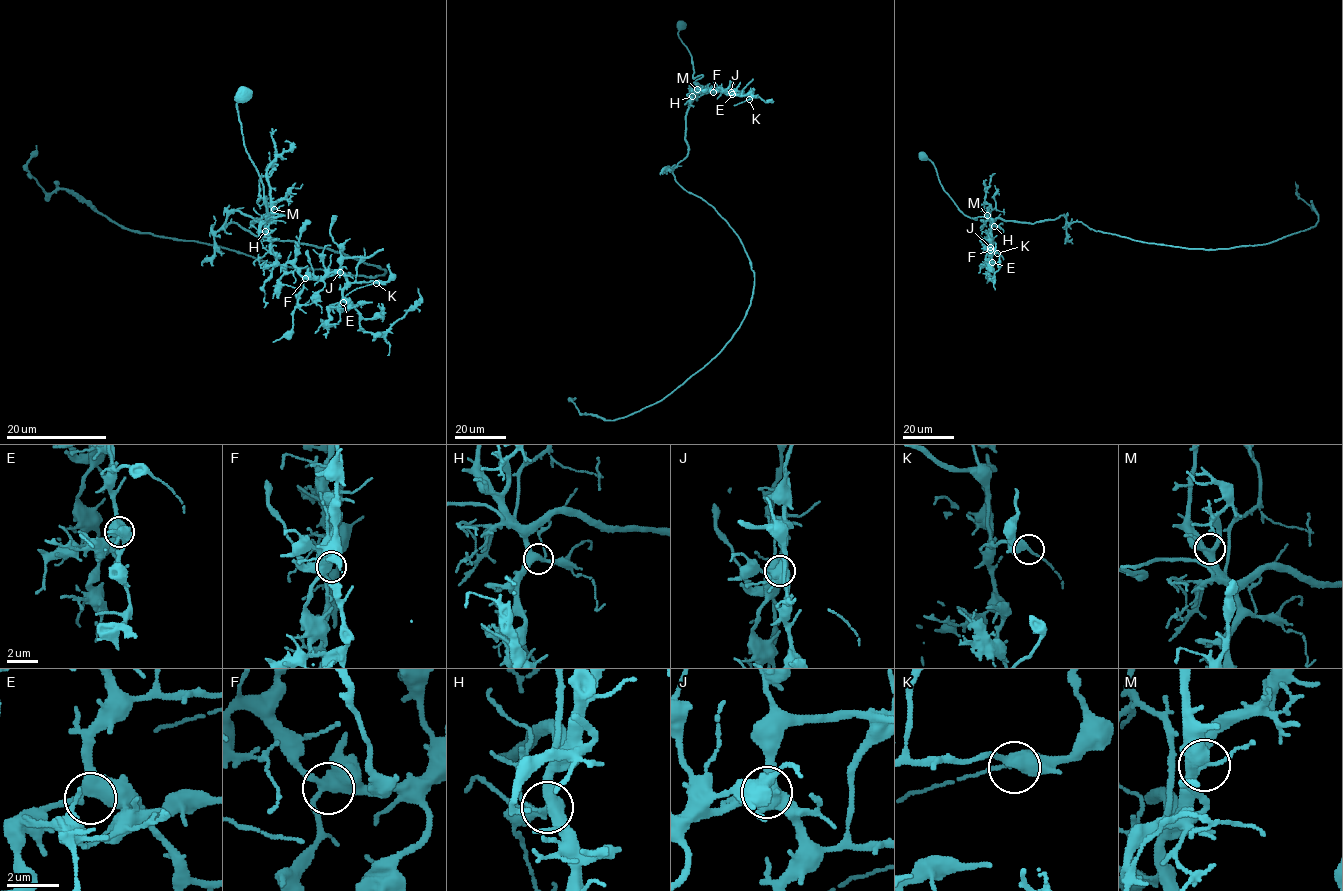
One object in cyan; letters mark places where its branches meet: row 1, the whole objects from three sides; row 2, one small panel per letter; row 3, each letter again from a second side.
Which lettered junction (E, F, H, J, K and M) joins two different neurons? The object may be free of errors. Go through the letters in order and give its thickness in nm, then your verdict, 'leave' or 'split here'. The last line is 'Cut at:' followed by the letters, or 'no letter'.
E: 400 nm thick; leave
F: 400 nm thick; leave
H: 400 nm thick; leave
J: 600 nm thick; split here
K: 380 nm thick; leave
M: 320 nm thick; leave
Cut at: J

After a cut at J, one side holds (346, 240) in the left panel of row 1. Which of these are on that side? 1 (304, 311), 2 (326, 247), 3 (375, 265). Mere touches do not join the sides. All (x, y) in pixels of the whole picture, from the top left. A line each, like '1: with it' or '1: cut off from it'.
1: cut off from it
2: cut off from it
3: cut off from it

